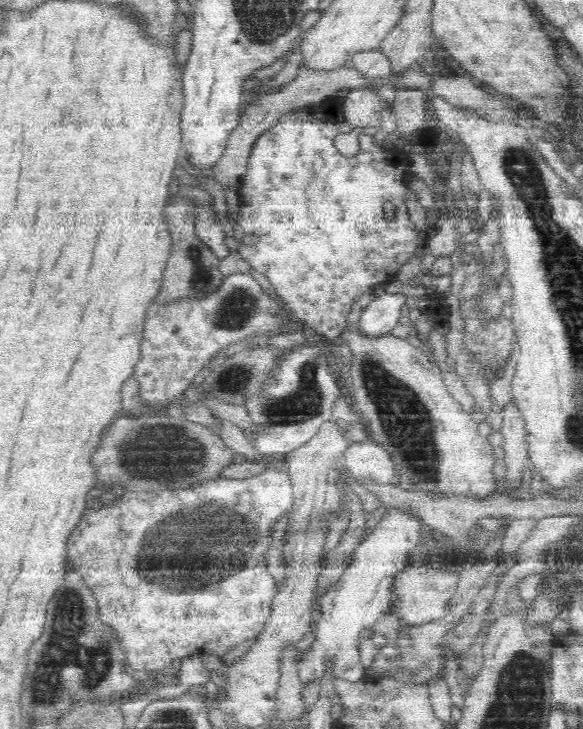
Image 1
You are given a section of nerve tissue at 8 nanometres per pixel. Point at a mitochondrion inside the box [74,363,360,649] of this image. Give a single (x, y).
(220, 533)

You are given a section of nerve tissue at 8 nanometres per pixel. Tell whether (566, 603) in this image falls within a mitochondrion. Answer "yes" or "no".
no

